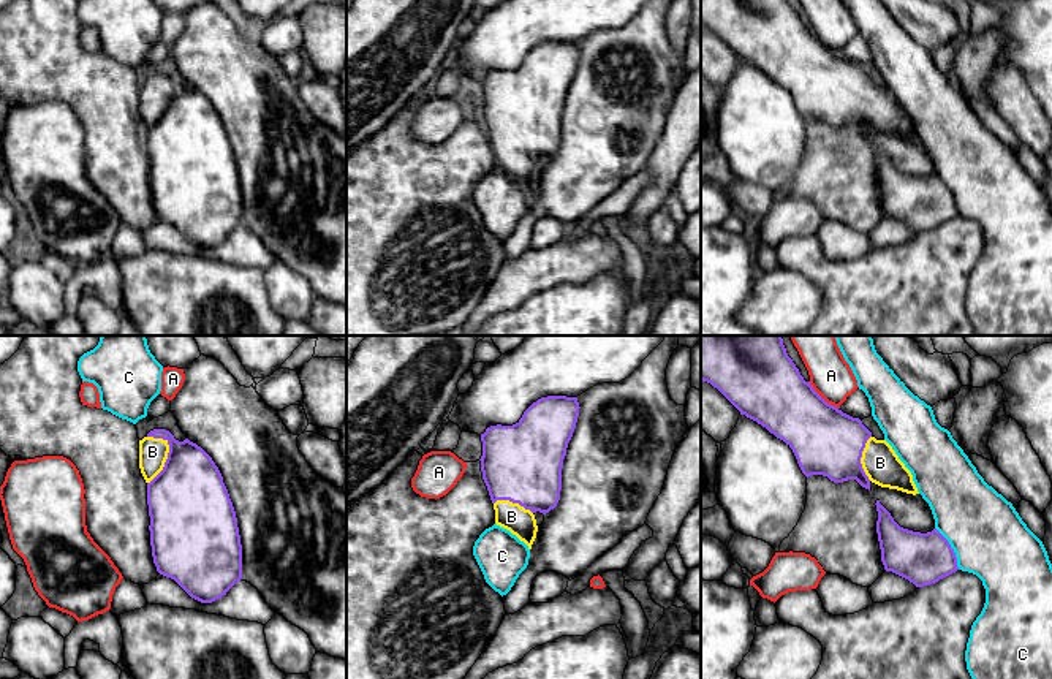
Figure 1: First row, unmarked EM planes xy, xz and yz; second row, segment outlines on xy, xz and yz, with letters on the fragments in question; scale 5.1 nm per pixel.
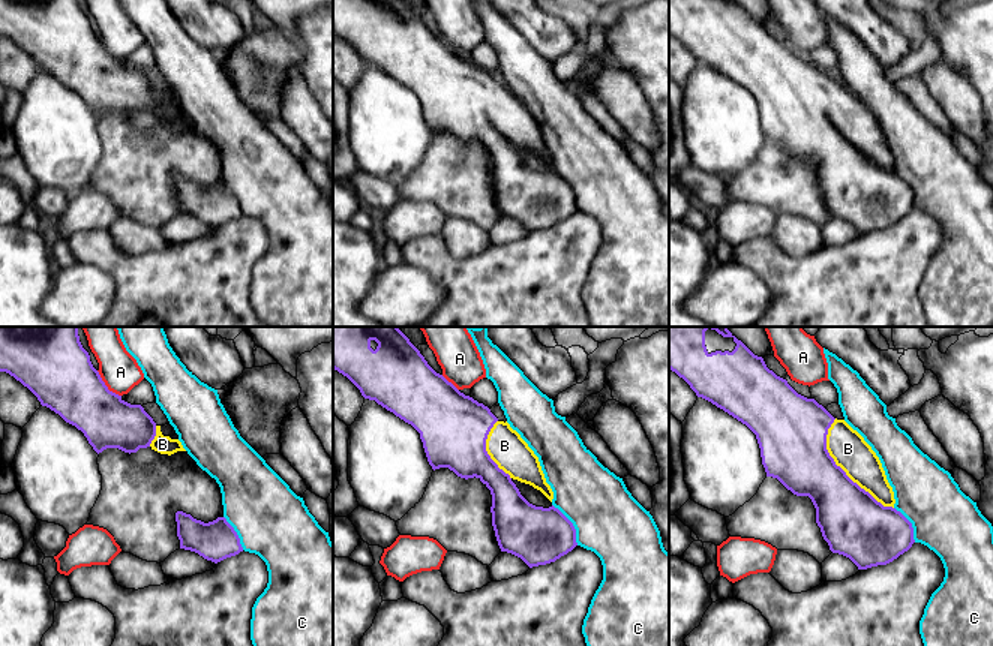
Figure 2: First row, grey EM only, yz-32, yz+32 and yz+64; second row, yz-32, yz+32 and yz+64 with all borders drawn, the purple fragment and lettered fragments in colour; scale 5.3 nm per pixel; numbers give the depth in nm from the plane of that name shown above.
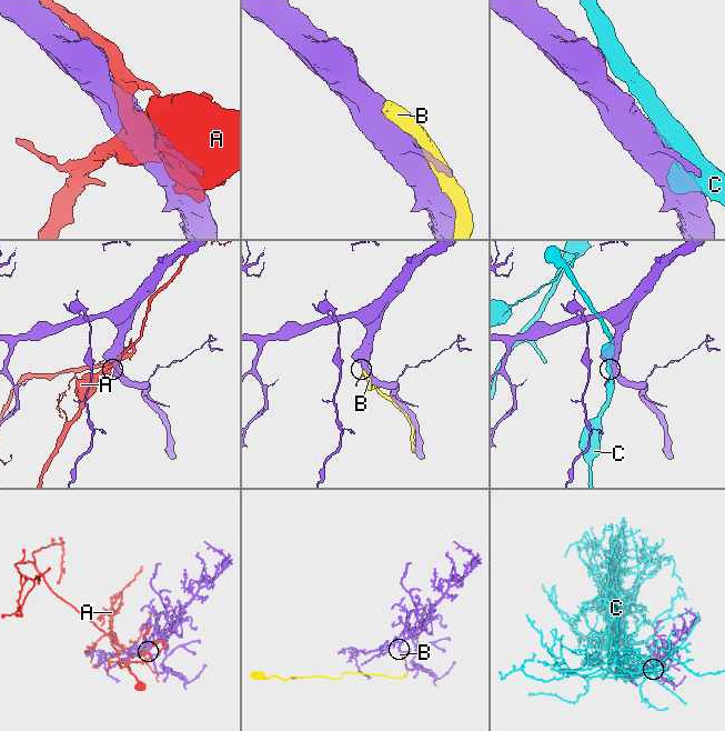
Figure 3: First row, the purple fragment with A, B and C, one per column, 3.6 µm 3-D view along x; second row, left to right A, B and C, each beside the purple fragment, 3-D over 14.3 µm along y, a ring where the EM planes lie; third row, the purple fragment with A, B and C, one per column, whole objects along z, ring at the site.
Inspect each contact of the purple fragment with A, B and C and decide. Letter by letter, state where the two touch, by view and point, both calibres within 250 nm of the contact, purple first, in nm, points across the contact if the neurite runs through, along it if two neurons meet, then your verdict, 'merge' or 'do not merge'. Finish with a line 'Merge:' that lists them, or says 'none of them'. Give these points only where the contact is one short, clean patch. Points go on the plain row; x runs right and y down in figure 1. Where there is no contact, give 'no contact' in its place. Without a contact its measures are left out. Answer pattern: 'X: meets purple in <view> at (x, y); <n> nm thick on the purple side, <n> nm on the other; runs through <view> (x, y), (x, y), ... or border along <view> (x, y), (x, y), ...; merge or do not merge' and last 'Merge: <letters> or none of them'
A: meets purple in yz at (821, 43); 340 nm thick on the purple side, 220 nm on the other; do not merge
B: meets purple in xy at (166, 106); 420 nm thick on the purple side, 140 nm on the other; merge
C: meets purple in yz at (951, 193); 260 nm thick on the purple side, 380 nm on the other; do not merge
Merge: B

